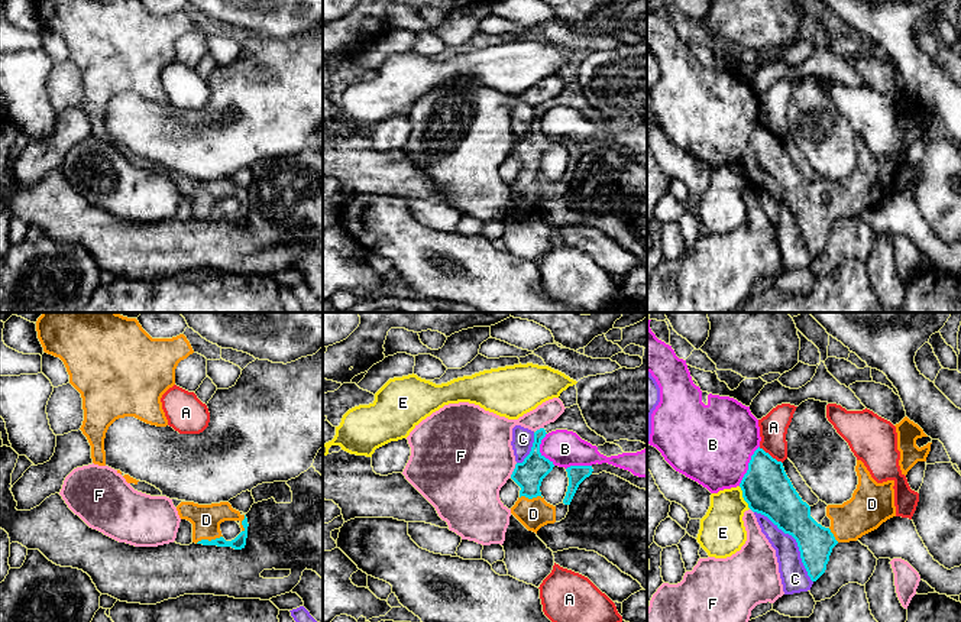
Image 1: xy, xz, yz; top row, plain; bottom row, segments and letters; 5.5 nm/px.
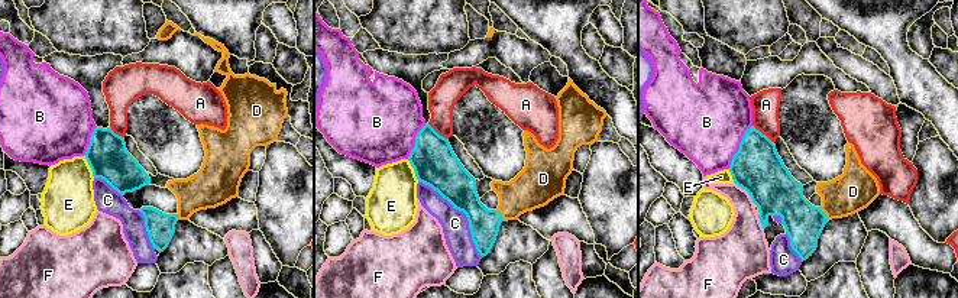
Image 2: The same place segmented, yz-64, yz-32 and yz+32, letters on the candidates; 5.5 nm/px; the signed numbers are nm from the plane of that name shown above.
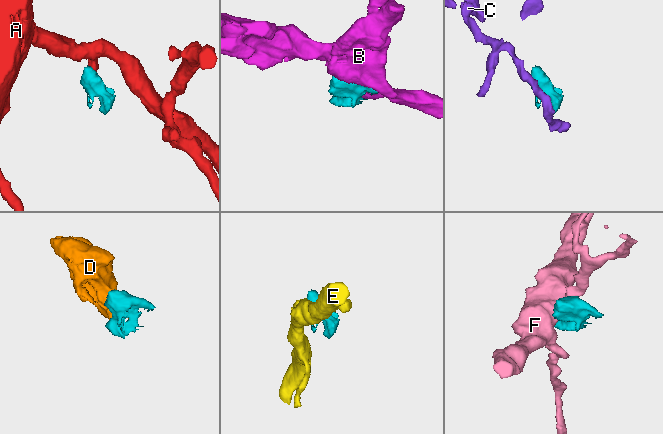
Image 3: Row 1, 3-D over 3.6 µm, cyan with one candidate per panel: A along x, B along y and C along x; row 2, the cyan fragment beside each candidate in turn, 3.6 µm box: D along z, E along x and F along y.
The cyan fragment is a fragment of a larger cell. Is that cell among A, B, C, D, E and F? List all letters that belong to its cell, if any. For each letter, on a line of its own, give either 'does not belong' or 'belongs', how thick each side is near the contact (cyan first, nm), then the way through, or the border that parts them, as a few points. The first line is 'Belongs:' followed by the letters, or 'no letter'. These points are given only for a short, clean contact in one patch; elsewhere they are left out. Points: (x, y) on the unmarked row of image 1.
Belongs: D
A: does not belong; calibres 280 and 160 nm; border yz (759, 123), (782, 139)
B: does not belong; calibres 280 and 460 nm
C: does not belong; calibres 220 and 150 nm
D: belongs; calibres 70 and 170 nm; way xy (239, 219), (207, 216), (206, 196)
E: does not belong; calibres 280 and 260 nm; border yz (738, 162), (743, 175), (750, 184)
F: does not belong; calibres 160 and 460 nm

